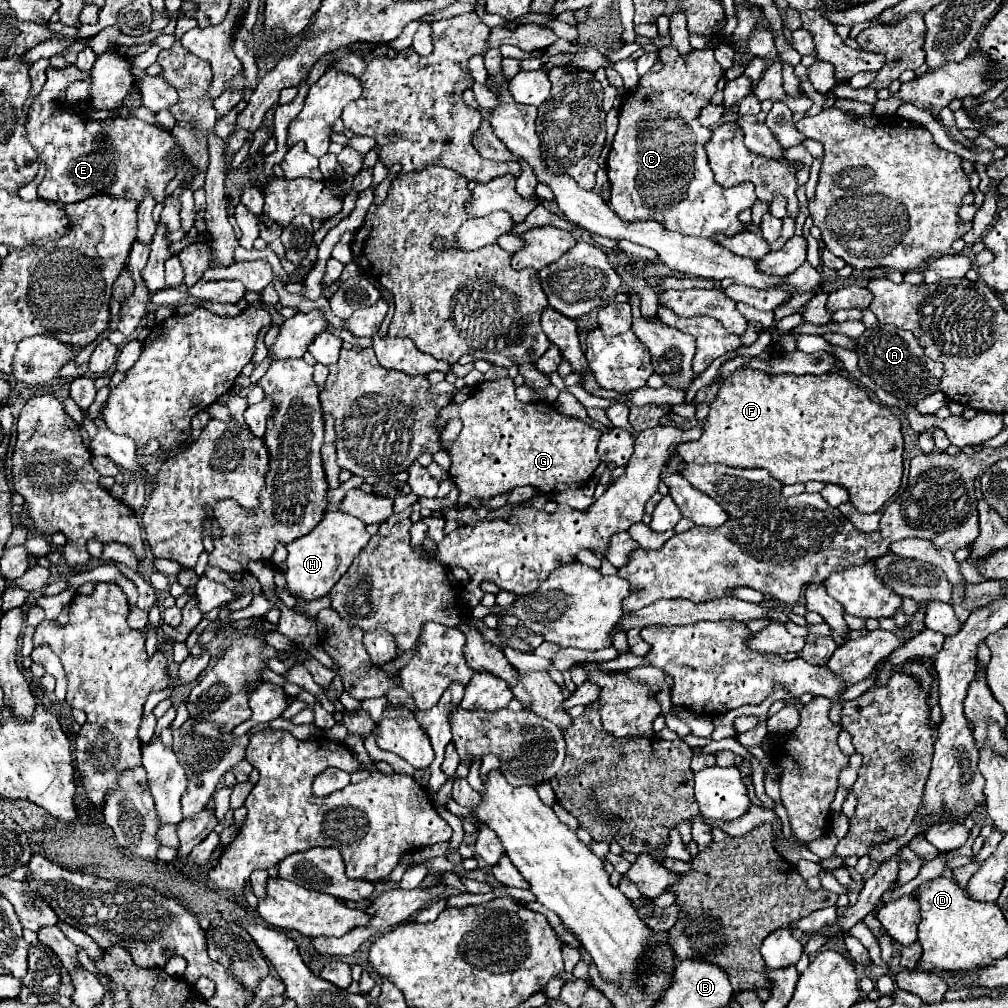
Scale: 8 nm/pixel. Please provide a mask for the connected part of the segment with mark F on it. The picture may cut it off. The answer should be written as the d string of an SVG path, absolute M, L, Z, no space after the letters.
M736 369L718 389L716 401L698 441L676 447L686 463L724 463L742 469L768 469L782 485L822 481L836 483L850 493L850 501L862 513L876 513L898 491L902 479L902 433L900 417L872 401L868 393L850 379L830 375L766 375L764 371Z

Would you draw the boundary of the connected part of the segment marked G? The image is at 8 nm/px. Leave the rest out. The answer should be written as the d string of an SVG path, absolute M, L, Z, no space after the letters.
M510 377L484 381L466 401L446 405L434 419L434 429L442 433L446 423L456 417L462 419L464 427L446 451L452 461L450 479L460 489L460 505L472 499L496 497L520 485L530 485L546 493L578 489L600 465L596 447L602 431L576 417L558 413L548 403L518 401Z

